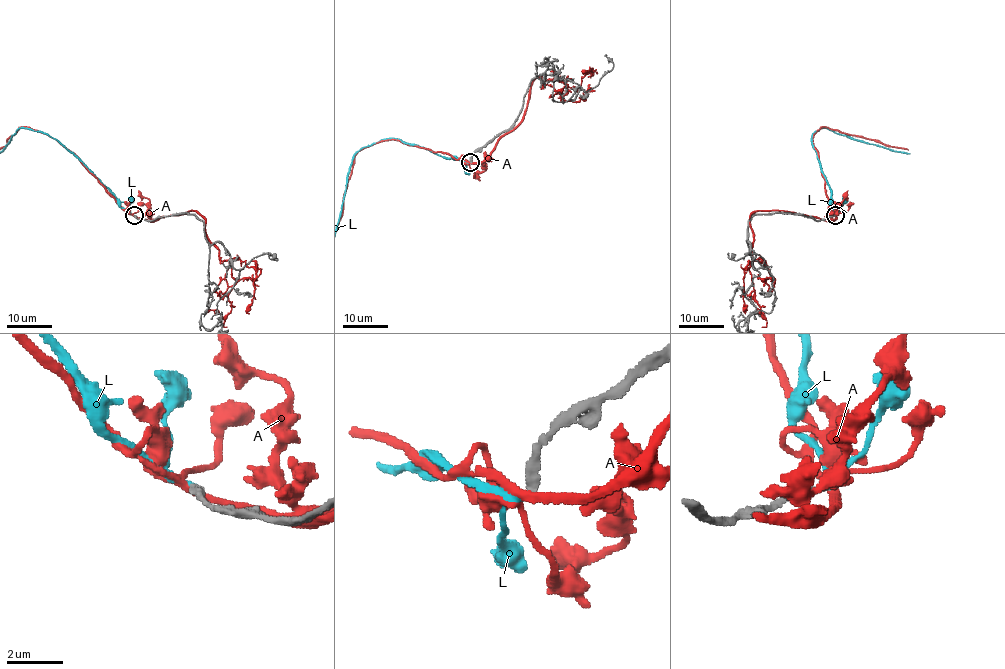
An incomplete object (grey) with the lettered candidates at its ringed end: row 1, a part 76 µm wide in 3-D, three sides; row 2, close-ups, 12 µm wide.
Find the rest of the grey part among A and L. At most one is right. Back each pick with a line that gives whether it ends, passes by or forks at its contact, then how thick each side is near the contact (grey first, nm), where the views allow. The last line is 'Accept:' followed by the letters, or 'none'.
L: it ends | 240/200 nm
Accept: L

